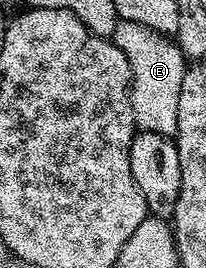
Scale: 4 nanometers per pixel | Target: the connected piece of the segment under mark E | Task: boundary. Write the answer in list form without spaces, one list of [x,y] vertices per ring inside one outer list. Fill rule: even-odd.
[[[118,19],[111,37],[113,44],[127,54],[133,75],[133,114],[135,124],[142,132],[154,132],[160,136],[176,137],[179,118],[179,86],[183,86],[183,74],[187,57],[168,35],[139,26],[137,22]]]

